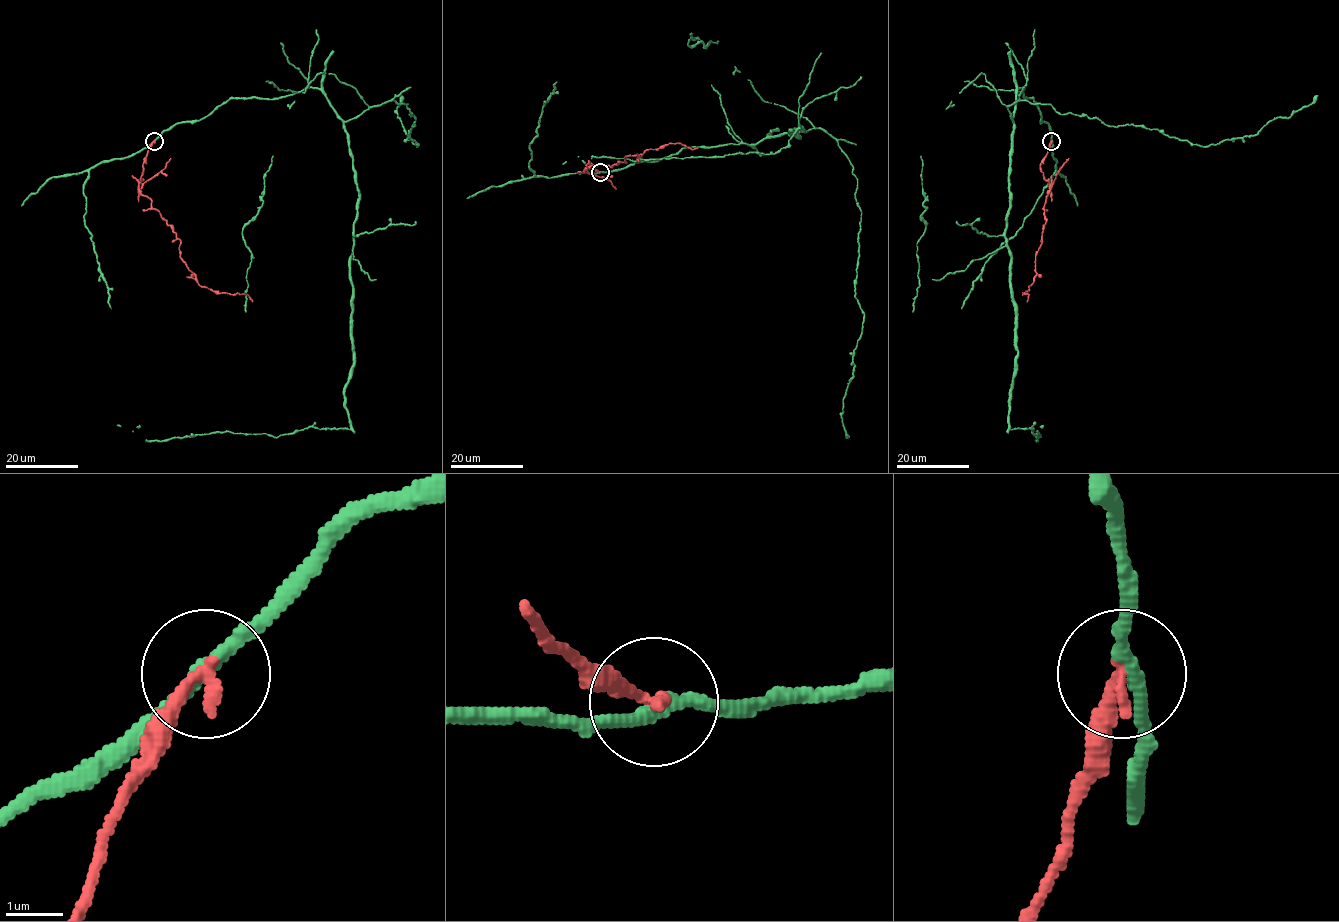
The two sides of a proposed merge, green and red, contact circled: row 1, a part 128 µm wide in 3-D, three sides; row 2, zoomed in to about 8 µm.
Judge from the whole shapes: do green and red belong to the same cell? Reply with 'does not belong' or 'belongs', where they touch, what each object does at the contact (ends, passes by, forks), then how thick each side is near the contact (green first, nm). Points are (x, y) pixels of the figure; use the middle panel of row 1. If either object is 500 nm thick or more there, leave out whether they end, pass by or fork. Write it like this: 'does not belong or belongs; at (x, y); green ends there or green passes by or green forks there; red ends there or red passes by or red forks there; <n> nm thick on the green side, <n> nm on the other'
does not belong; at (600, 172); green passes by; red ends there; 240 nm thick on the green side, 280 nm on the other

